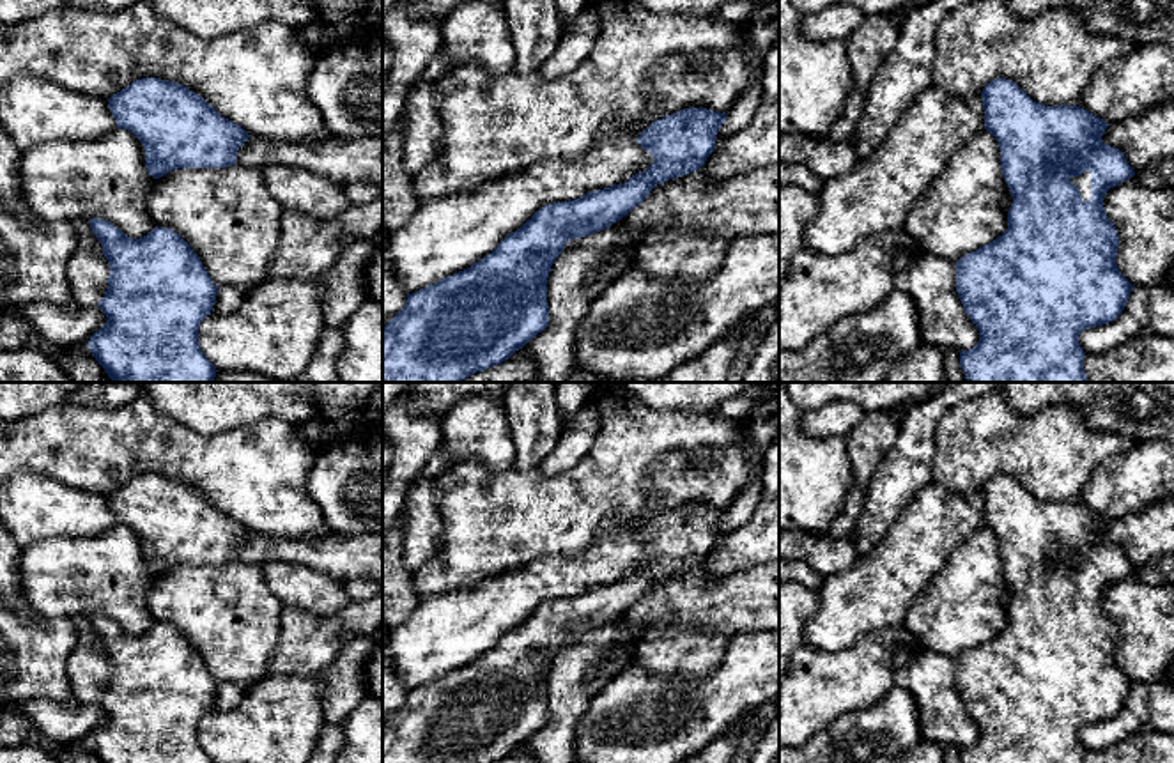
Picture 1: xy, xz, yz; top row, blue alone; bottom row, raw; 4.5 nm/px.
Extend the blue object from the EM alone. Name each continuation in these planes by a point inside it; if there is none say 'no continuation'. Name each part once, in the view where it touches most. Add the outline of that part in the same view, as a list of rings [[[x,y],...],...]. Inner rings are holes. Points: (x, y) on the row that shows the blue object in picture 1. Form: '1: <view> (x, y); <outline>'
1: yz (1082, 183); [[[1084,172],[1078,177],[1070,179],[1078,189],[1080,189],[1080,198],[1085,202],[1091,200],[1091,173]]]

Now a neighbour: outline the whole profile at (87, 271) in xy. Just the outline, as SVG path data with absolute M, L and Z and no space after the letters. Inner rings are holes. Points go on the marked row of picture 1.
M74 220L73 225L78 234L78 248L66 264L66 276L74 303L92 306L104 297L110 264L103 255L103 246L94 235L89 220Z

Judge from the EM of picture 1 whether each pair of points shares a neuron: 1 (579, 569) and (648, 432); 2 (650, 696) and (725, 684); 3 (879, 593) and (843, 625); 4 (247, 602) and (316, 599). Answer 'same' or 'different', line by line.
1: different
2: same
3: same
4: different

